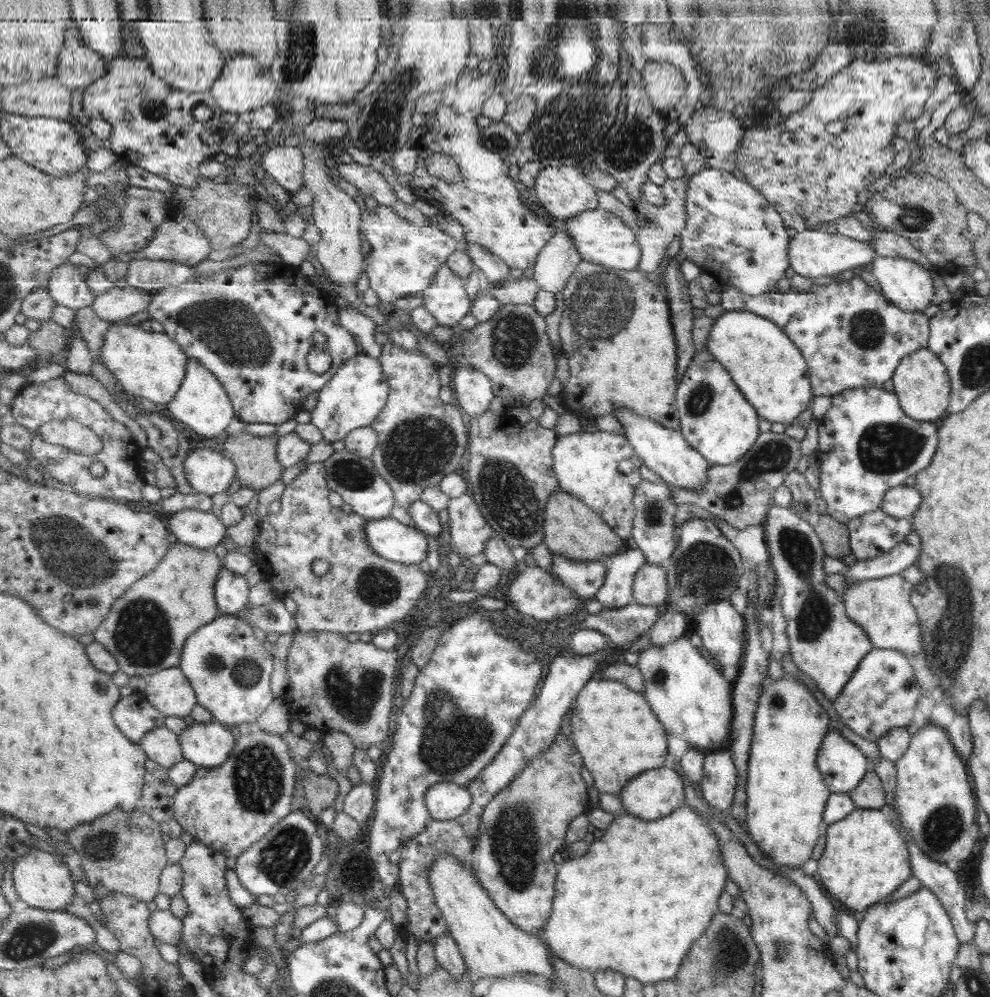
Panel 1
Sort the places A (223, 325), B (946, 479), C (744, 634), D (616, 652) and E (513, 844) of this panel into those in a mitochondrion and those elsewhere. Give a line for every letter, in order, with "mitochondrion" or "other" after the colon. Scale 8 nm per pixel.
A: mitochondrion
B: other
C: other
D: other
E: mitochondrion

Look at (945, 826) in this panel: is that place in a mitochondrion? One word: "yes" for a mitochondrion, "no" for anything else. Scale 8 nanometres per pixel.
yes

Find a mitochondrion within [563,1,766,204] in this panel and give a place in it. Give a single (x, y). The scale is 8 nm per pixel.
(638, 136)

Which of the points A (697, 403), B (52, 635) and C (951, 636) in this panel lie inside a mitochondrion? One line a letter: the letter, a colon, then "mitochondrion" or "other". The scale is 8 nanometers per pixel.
A: mitochondrion
B: other
C: mitochondrion

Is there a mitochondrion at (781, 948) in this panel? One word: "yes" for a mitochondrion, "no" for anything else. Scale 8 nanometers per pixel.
yes

